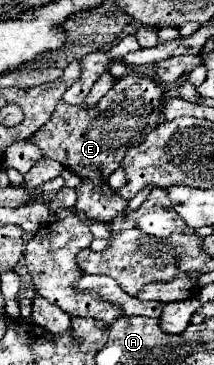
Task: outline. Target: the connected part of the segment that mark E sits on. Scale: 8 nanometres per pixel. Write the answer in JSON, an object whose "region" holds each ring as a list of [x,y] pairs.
{"region":[[[130,71],[128,75],[118,79],[116,85],[94,107],[68,105],[60,101],[50,123],[46,123],[42,129],[38,129],[38,133],[32,135],[30,141],[42,149],[44,157],[58,161],[68,171],[80,175],[80,179],[90,181],[76,187],[76,207],[82,209],[90,219],[108,223],[128,207],[128,199],[120,199],[114,191],[112,197],[104,197],[100,193],[100,187],[108,185],[108,177],[122,165],[126,151],[142,143],[142,139],[146,139],[146,135],[160,125],[162,99],[166,91],[168,87],[148,73]]]}

